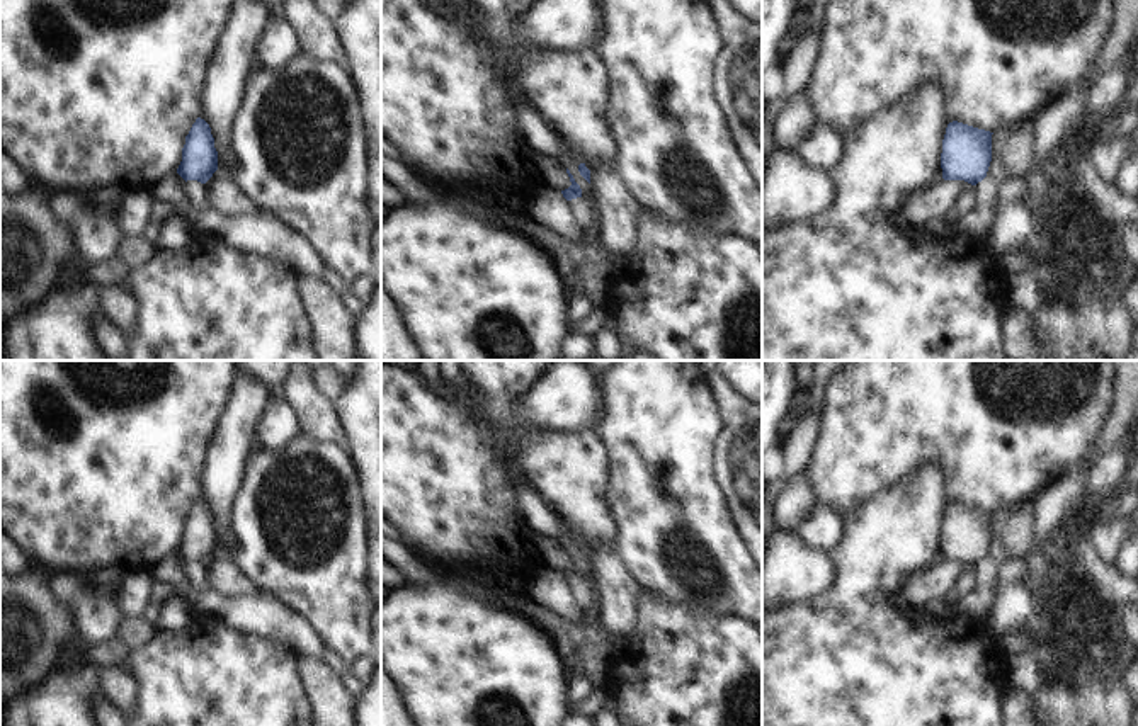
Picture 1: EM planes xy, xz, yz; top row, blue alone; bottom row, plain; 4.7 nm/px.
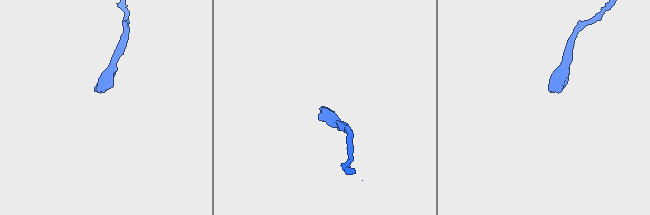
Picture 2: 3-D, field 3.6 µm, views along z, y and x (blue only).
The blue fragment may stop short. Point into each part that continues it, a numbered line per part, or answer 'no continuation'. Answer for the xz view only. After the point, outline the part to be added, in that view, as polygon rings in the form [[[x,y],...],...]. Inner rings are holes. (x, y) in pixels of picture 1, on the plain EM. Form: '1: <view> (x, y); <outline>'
1: xz (548, 589); [[[543,568],[526,581],[524,595],[536,605],[551,610],[561,619],[580,626],[589,615],[575,604],[570,581],[555,568]]]

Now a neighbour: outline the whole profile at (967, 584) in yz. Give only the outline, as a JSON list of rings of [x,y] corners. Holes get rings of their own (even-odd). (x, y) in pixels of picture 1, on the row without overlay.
[[[968,564],[966,571],[959,576],[959,580],[956,583],[956,590],[959,592],[959,597],[971,595],[973,592],[978,590],[975,566]]]

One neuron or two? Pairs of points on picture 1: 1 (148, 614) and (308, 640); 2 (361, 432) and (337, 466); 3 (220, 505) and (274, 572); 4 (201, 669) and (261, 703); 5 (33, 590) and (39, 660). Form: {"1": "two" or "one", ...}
{"1": "one", "2": "two", "3": "two", "4": "one", "5": "one"}

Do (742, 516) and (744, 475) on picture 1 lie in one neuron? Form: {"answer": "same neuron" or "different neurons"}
{"answer": "same neuron"}

